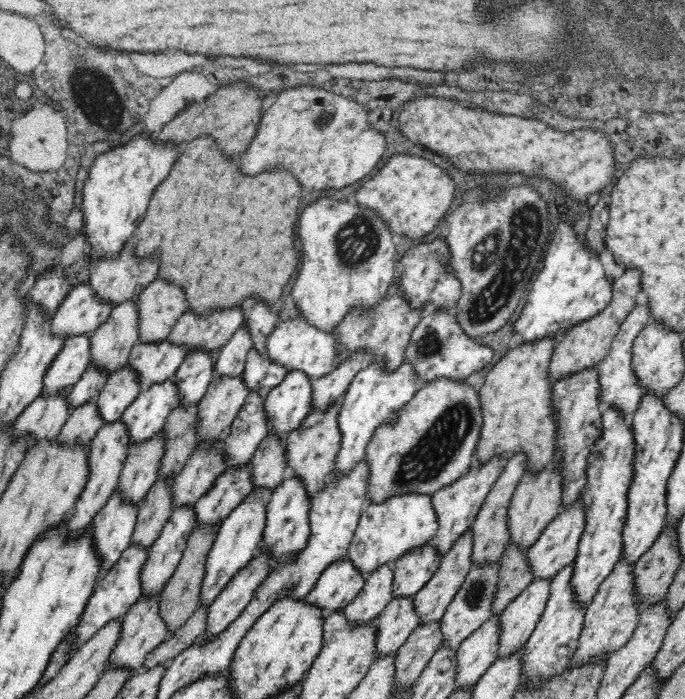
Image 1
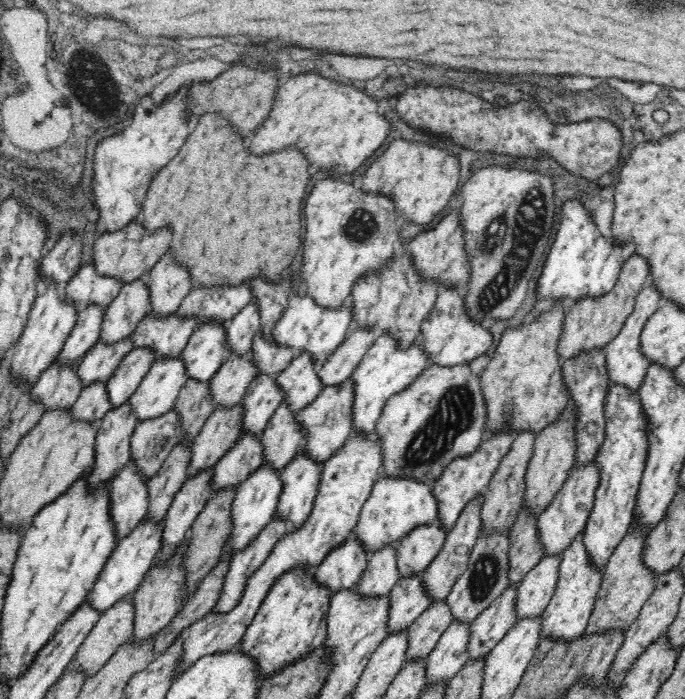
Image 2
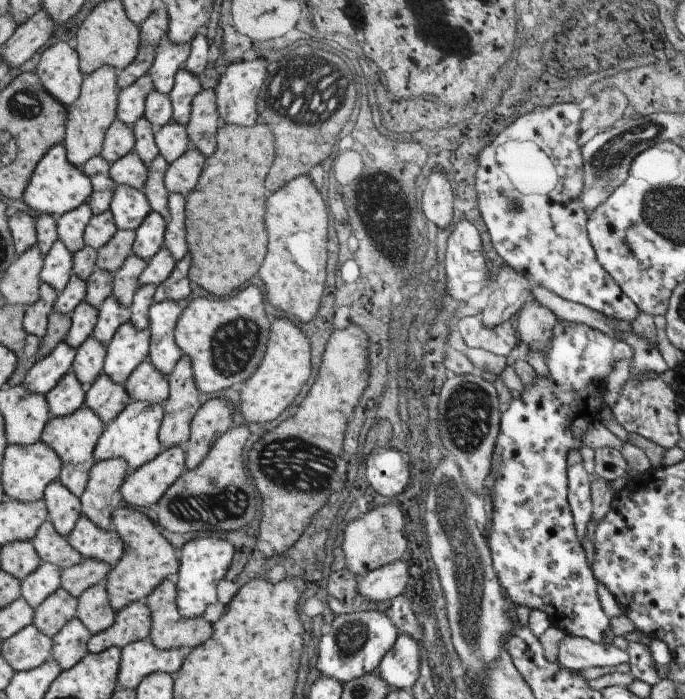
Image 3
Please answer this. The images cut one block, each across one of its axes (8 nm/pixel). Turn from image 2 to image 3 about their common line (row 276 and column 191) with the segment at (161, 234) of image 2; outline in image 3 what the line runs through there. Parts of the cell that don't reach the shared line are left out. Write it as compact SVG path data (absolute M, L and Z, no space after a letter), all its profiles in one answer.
M201 89L191 101L189 120L186 124L189 147L195 147L208 157L216 147L216 132L221 126L213 89Z

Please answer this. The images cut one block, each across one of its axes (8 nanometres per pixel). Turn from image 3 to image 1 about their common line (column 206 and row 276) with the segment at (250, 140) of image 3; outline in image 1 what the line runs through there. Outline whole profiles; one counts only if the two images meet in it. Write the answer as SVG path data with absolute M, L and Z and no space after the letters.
M198 137L198 140L190 142L182 156L178 157L178 162L172 167L172 172L168 176L168 180L156 187L151 201L149 202L144 220L140 222L140 225L136 227L135 236L132 238L132 250L134 255L140 259L151 259L154 255L160 258L156 264L160 264L158 268L157 278L168 280L170 284L176 284L176 286L184 286L182 292L186 294L186 304L188 308L192 308L198 316L204 316L204 314L210 314L214 310L226 310L226 308L232 308L232 306L238 306L242 304L246 298L254 296L254 298L260 298L264 300L266 304L270 304L270 308L276 309L281 302L280 296L284 292L284 286L290 282L290 276L298 270L298 254L294 249L294 224L298 220L298 208L300 208L300 198L302 198L302 190L300 190L300 184L296 184L296 178L288 172L264 172L256 178L246 178L240 174L238 170L238 164L234 160L228 160L216 146L216 142L212 138Z

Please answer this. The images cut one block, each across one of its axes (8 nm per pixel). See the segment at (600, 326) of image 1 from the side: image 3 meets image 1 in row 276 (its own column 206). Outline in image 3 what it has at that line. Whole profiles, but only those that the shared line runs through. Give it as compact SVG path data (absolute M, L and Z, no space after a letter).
M174 579L162 580L143 600L150 610L149 640L156 649L178 649L180 646L195 648L203 644L211 636L211 626L202 616L187 618L182 617L177 610L176 588Z

